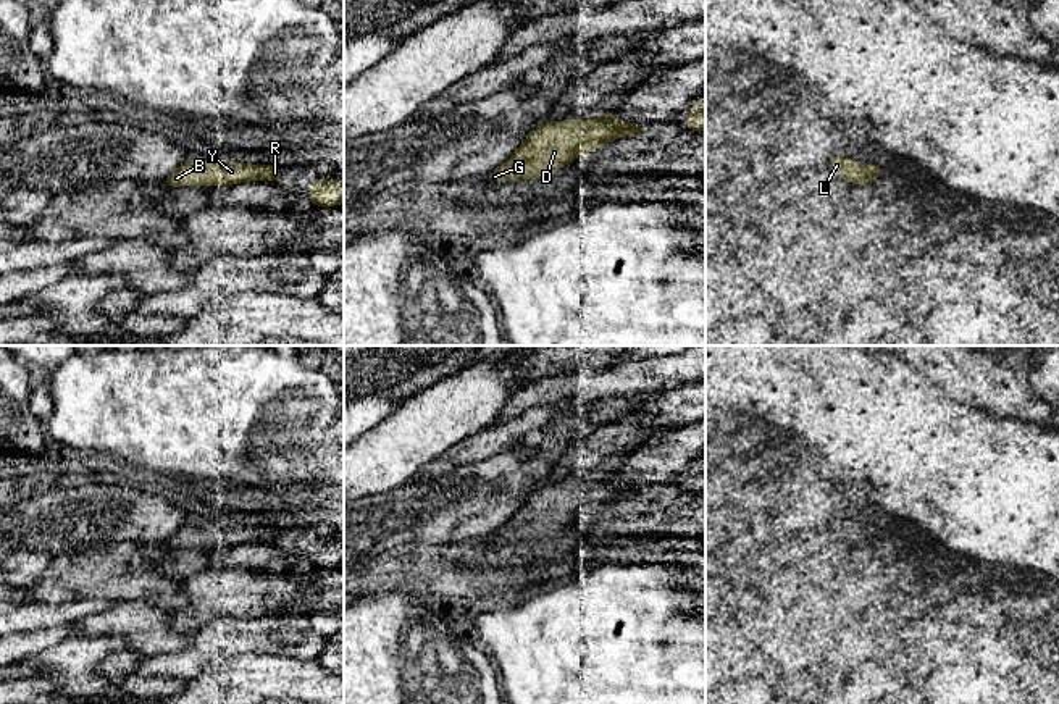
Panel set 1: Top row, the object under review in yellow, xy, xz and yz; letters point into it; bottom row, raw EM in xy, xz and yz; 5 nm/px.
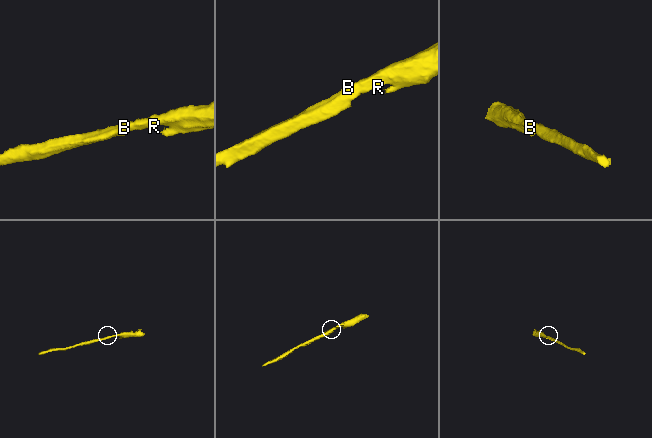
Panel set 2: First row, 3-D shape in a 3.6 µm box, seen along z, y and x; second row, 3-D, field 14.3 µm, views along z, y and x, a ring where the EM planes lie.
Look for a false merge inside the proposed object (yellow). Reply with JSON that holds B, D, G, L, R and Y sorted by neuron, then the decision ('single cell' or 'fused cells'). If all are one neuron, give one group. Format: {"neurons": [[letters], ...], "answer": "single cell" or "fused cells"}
{"neurons": [["B", "D", "G", "L", "R", "Y"]], "answer": "single cell"}

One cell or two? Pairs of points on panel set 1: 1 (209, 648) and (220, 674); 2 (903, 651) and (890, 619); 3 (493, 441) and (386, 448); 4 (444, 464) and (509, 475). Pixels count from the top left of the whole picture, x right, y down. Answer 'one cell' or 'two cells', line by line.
1: two cells
2: one cell
3: two cells
4: two cells

